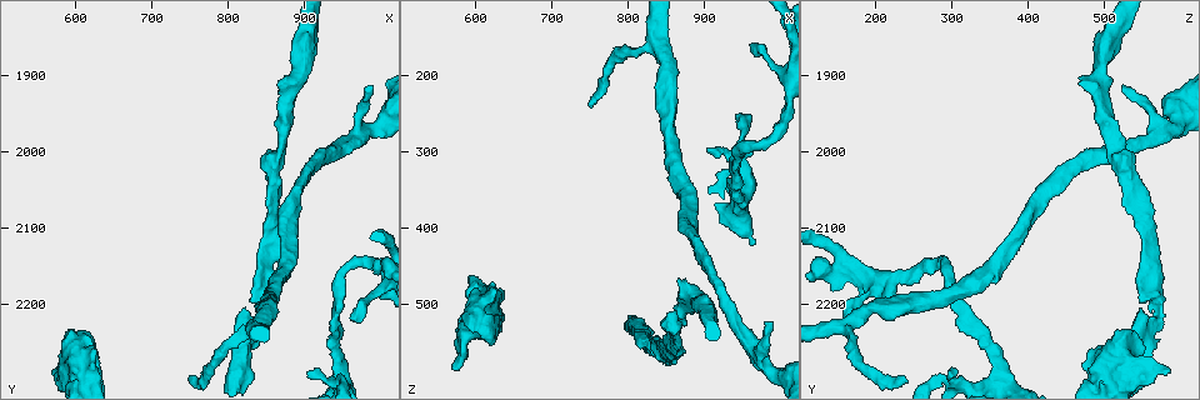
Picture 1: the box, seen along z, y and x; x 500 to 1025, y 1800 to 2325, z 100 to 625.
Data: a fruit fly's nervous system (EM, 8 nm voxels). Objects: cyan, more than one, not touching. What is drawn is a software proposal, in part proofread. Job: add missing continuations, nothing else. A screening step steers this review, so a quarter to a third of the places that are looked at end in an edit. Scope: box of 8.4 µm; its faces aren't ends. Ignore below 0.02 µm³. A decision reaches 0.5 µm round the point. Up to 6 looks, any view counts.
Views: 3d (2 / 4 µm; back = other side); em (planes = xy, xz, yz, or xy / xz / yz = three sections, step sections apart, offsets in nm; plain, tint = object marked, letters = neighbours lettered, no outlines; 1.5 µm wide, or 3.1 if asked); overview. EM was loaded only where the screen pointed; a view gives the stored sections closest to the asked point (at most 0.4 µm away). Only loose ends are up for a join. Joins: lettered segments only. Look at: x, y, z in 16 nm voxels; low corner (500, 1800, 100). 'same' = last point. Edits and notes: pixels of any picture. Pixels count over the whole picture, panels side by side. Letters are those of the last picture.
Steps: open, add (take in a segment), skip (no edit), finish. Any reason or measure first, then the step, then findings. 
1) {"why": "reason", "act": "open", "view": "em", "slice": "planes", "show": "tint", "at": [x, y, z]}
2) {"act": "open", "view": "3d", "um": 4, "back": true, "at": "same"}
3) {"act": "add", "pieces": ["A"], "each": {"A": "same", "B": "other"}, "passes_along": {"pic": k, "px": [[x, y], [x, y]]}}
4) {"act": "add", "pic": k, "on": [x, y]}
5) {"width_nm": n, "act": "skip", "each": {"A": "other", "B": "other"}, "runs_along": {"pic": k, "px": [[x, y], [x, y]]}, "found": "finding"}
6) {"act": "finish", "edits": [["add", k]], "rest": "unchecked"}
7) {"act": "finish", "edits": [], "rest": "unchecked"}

{"why": "free end", "act": "open", "view": "em", "slice": "planes", "show": "letters", "at": [575, 2285, 590]}

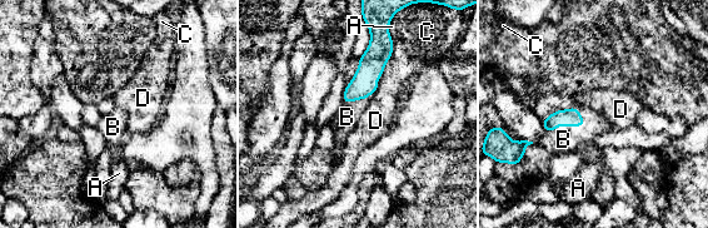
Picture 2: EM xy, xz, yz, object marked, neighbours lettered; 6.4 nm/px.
{"width_nm": 100, "longest_contact_nm": ["B", 280], "act": "add", "pieces": ["B"], "each": {"A": "other", "B": "same", "C": "other", "D": "other"}, "found": "the cell continues"}

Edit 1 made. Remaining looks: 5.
{"why": "free end", "act": "open", "view": "em", "slice": "planes", "show": "letters", "at": [870, 1910, 470]}

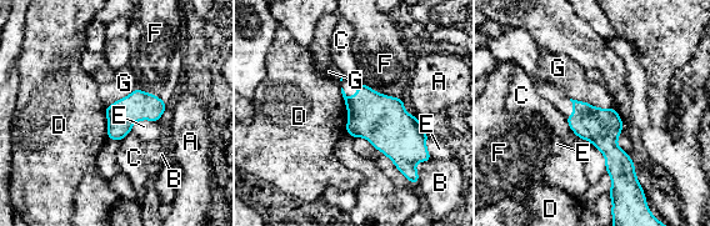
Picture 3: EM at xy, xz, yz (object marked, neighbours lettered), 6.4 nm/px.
{"width_nm": 200, "longest_contact_nm": ["F", 300], "act": "skip", "each": {"A": "other", "B": "other", "C": "other", "D": "other", "E": "other", "F": "other", "G": "other"}, "found": "none of them fits"}

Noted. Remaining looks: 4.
{"why": "thin end", "act": "open", "view": "3d", "um": 4, "at": [985, 1910, 525]}

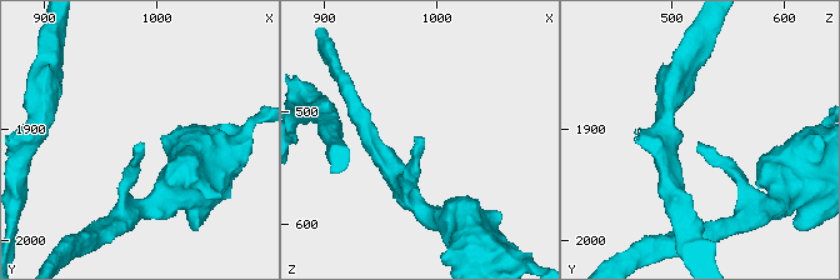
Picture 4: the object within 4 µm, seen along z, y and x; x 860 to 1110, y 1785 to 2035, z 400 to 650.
{"act": "open", "view": "em", "slice": "xz", "step": 8, "show": "tint", "at": [988, 1914, 526]}

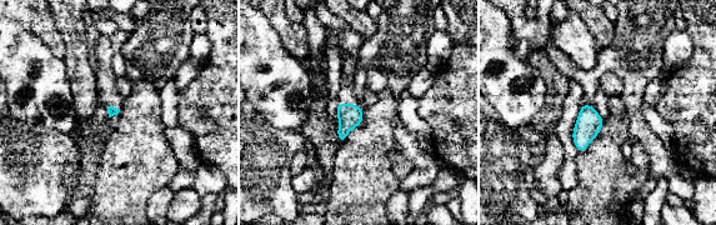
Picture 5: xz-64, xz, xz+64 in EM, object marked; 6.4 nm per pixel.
{"act": "open", "view": "em", "slice": "planes", "show": "letters", "at": "same"}

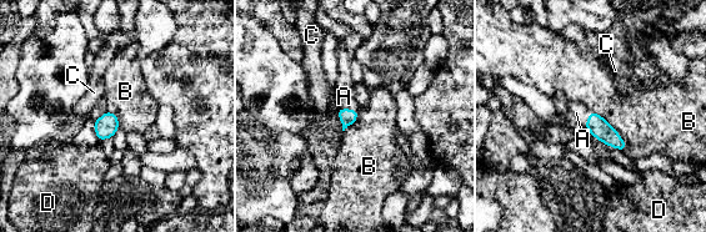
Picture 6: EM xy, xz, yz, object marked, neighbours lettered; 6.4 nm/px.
{"width_nm": 110, "longest_contact_nm": ["B", 360], "act": "add", "pieces": ["A"], "each": {"A": "same", "B": "other", "C": "other", "D": "other"}, "found": "it goes on there"}

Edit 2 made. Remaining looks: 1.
{"act": "finish", "edits": [["add", 2], ["add", 6]], "rest": "unchecked"}

